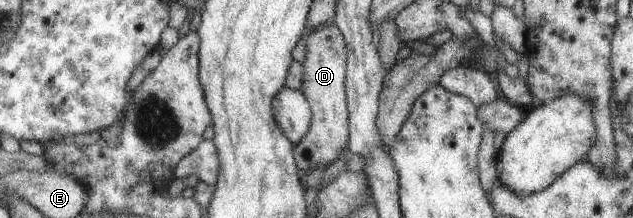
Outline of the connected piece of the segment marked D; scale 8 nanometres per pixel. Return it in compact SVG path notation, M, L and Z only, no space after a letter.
M324 24L316 30L305 30L301 38L306 44L306 56L302 60L304 66L300 94L309 102L313 118L310 118L309 130L294 145L294 158L302 172L312 168L325 168L342 154L349 142L349 109L345 95L345 39L338 27Z

